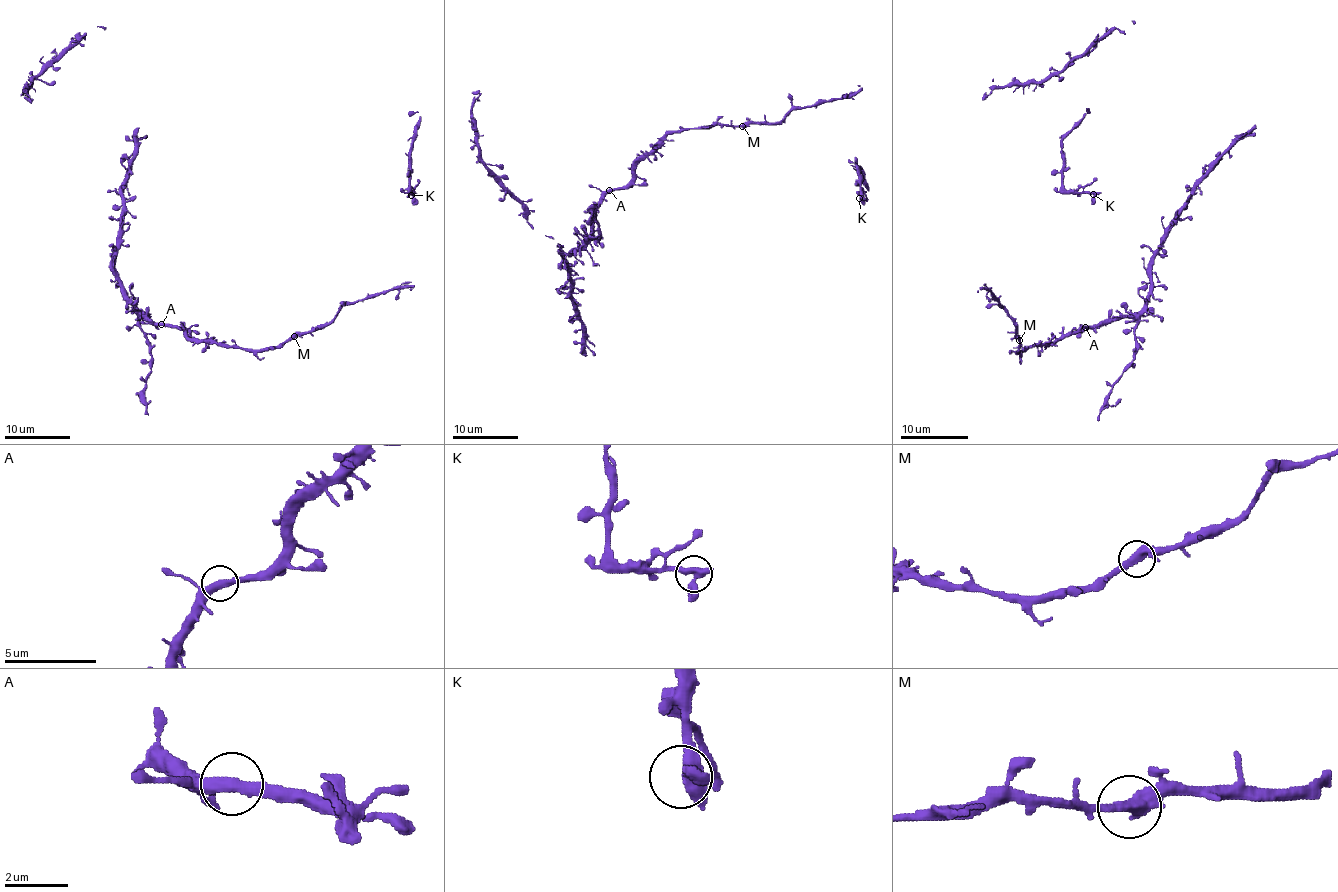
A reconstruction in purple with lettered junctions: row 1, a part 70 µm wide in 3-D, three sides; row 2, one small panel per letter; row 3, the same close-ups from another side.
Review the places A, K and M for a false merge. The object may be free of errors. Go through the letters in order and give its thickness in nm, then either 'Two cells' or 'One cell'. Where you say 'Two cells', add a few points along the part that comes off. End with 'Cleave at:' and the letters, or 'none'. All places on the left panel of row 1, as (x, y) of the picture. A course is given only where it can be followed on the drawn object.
A: Thickness 400 nm. One cell
K: Thickness 440 nm. One cell
M: Thickness 440 nm. One cell
Cleave at: none

